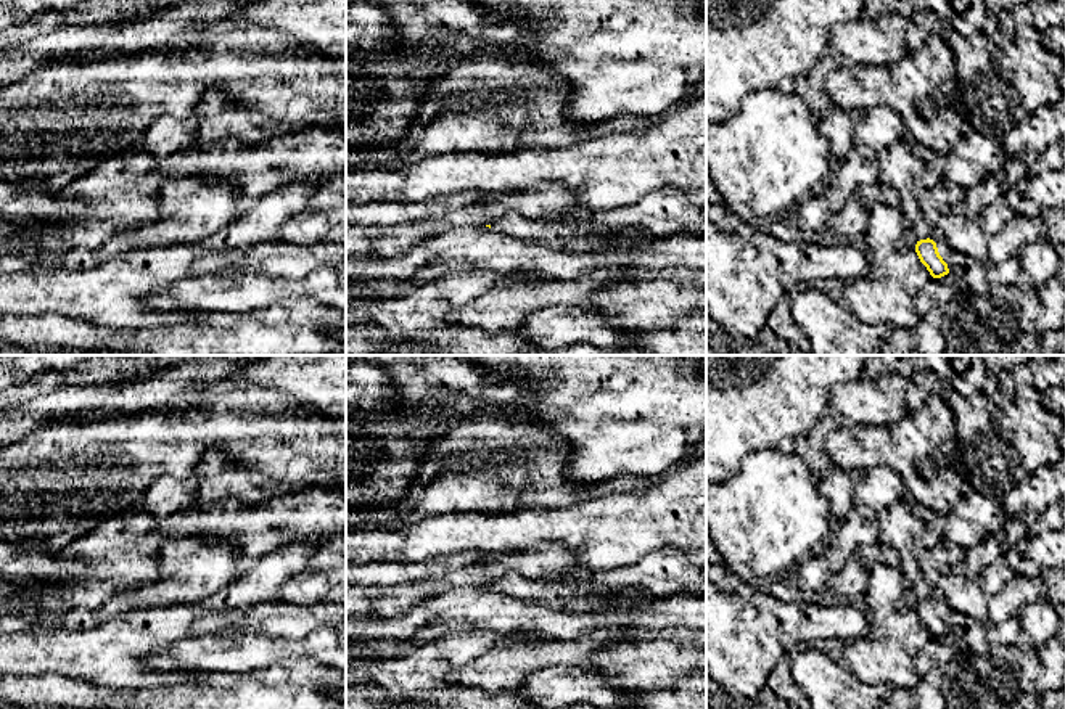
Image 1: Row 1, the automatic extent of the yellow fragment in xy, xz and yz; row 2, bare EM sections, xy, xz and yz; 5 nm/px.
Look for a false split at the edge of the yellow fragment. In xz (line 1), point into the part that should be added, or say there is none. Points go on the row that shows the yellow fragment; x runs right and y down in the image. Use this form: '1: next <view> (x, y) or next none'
1: next none

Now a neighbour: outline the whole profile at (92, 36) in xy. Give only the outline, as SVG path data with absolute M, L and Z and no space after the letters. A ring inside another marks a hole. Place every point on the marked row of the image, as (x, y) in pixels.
M125 19L119 23L103 23L103 24L92 24L77 32L80 37L80 43L84 47L97 48L100 47L105 40L113 39L117 32L125 31L130 24L135 21Z

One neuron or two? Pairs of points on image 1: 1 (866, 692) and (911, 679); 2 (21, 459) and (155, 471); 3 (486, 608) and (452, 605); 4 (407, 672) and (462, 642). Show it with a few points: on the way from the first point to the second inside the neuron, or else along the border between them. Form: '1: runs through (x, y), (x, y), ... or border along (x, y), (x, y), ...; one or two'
1: border along (847, 669), (863, 682), (875, 685), (884, 692); two
2: runs through (55, 449), (121, 449); one
3: runs through (478, 608), (460, 608); one
4: runs through (420, 671), (435, 656), (449, 653); one

